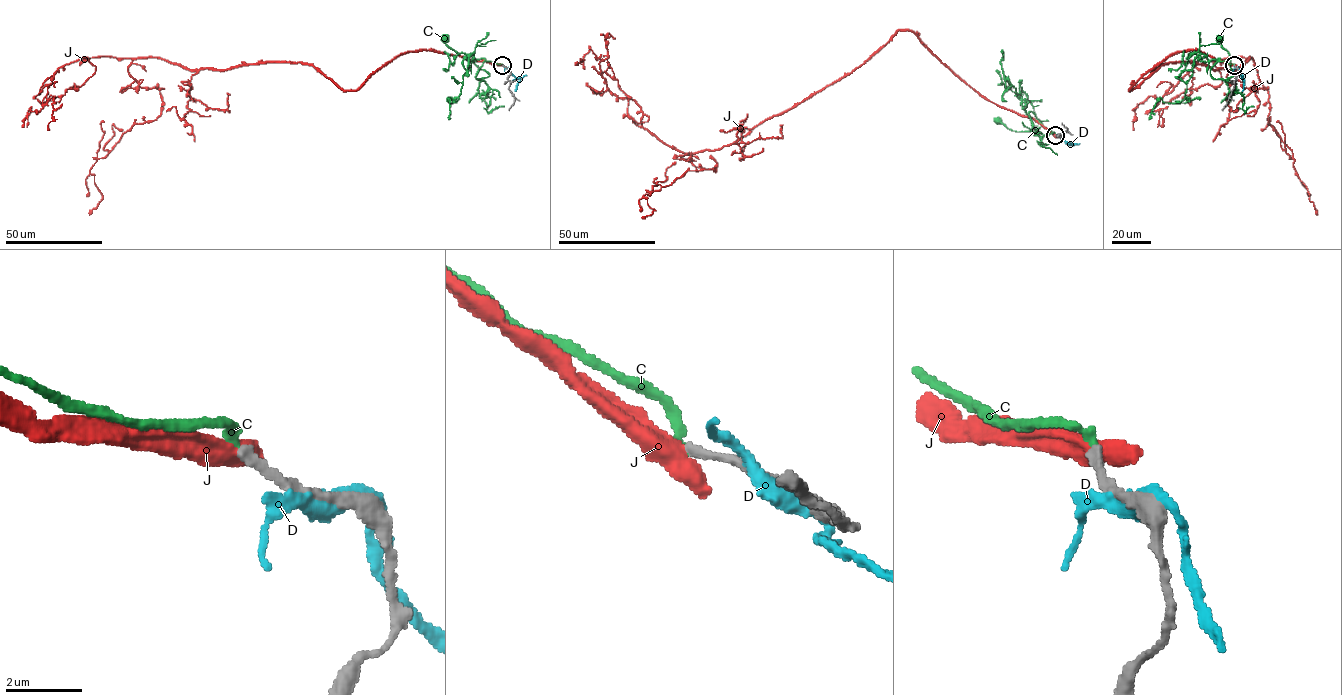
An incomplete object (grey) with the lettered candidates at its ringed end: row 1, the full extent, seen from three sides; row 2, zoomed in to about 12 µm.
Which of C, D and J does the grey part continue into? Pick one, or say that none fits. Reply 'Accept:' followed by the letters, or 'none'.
Accept: C

